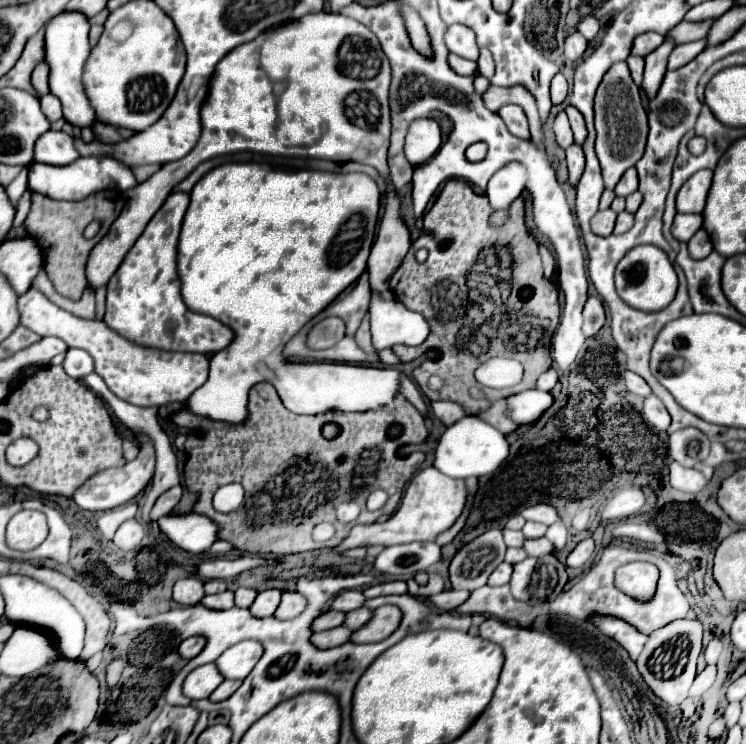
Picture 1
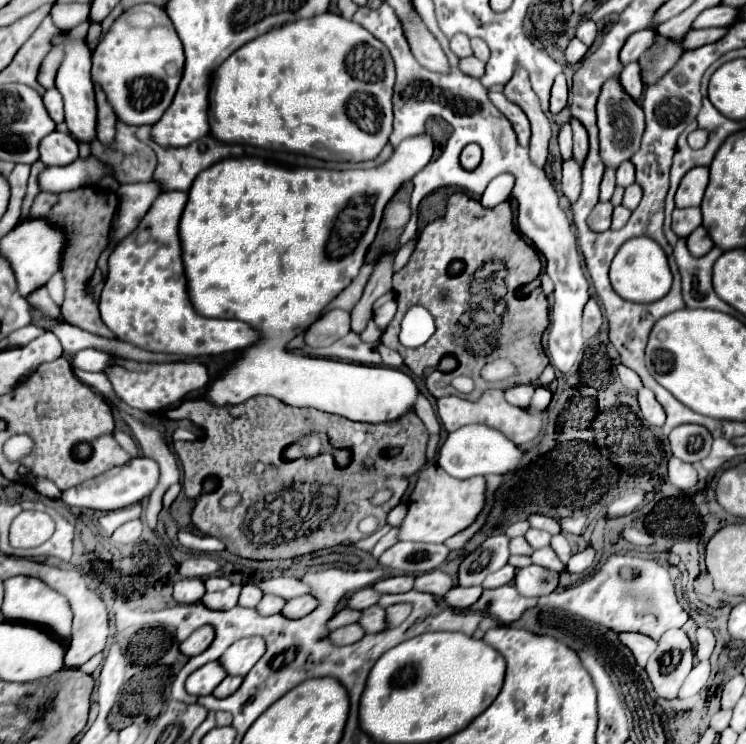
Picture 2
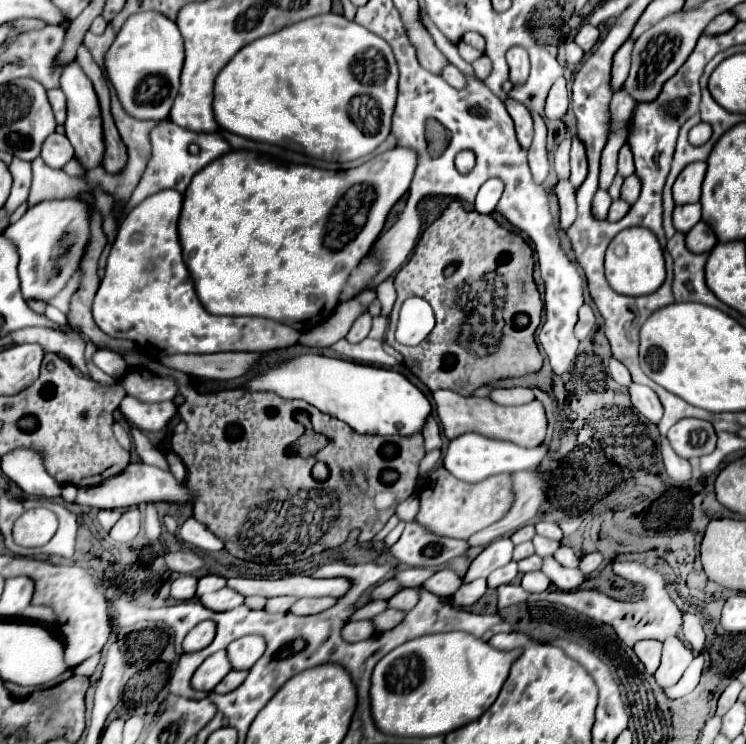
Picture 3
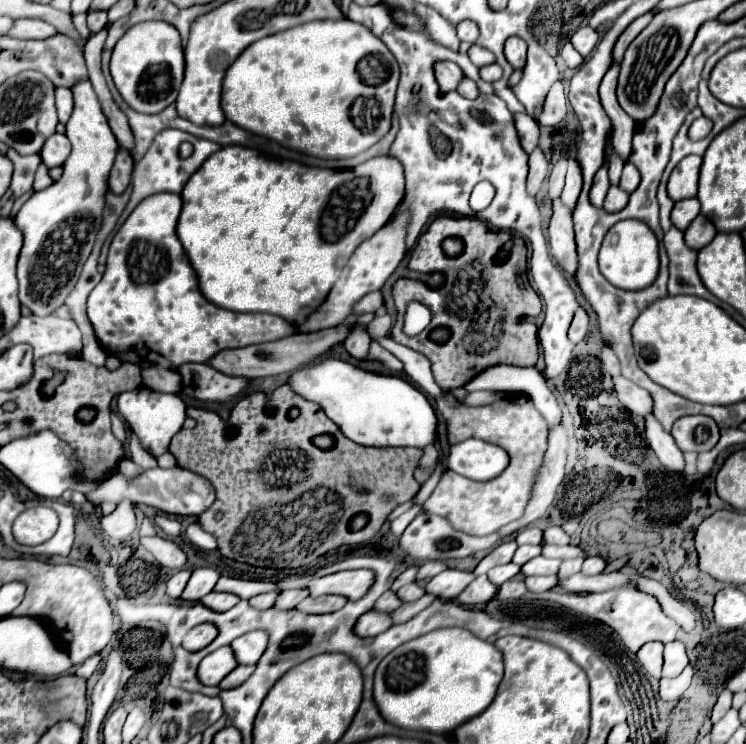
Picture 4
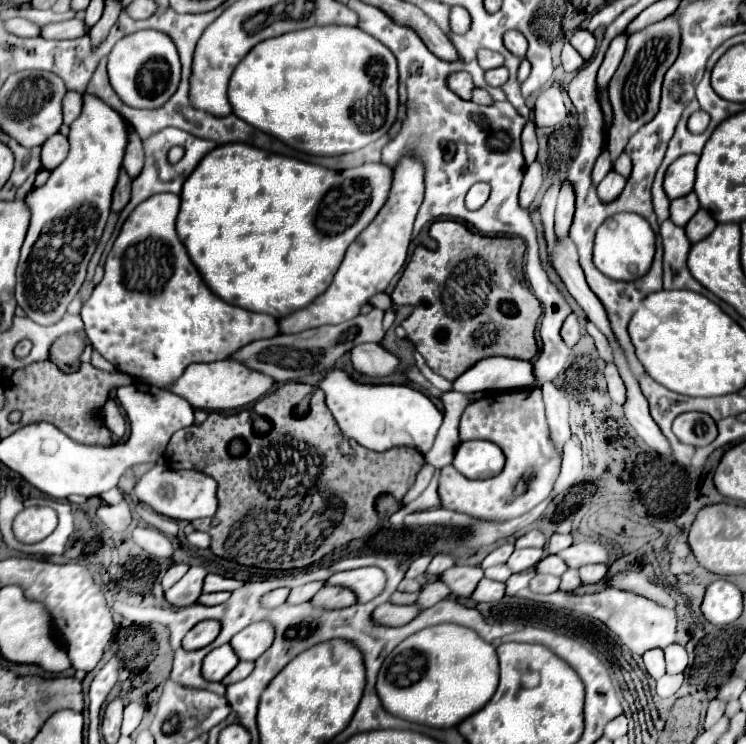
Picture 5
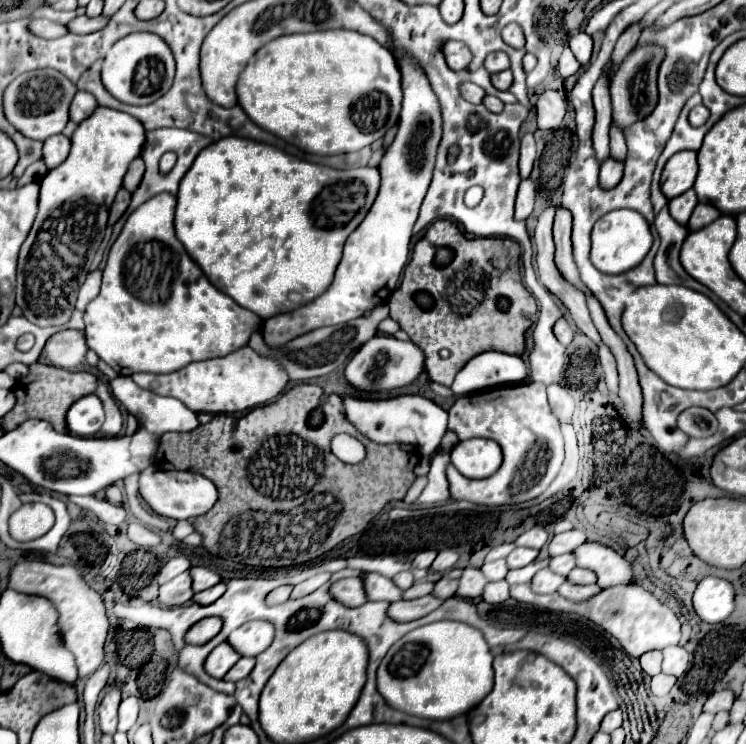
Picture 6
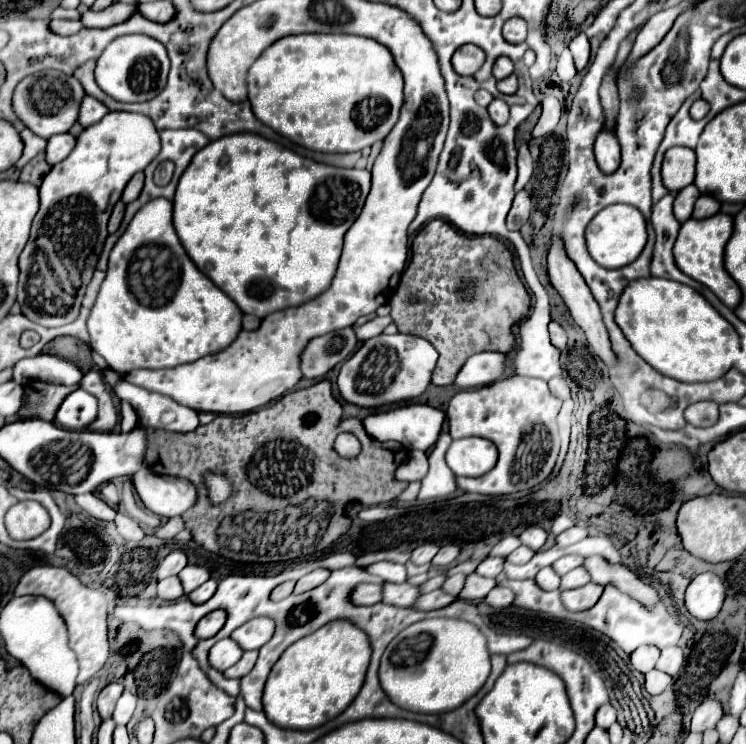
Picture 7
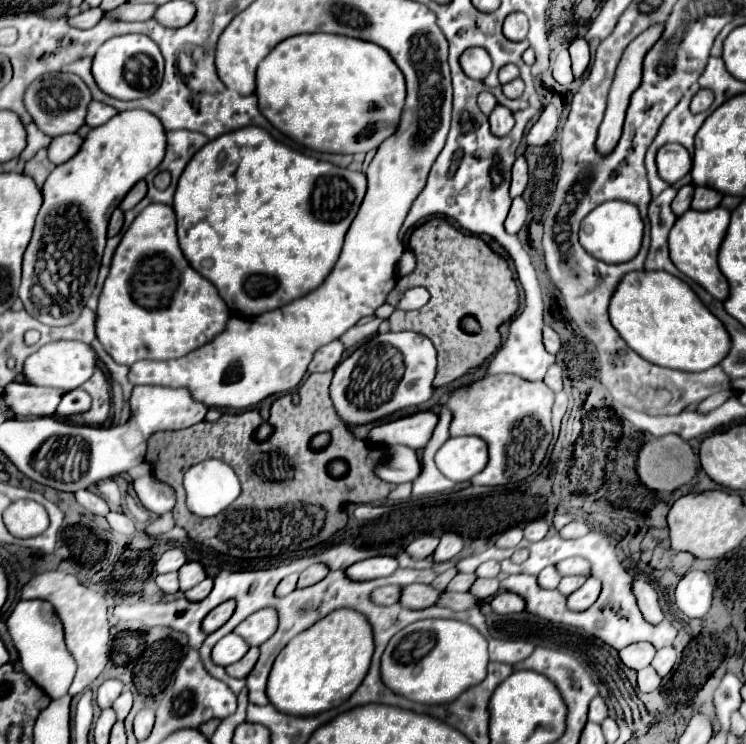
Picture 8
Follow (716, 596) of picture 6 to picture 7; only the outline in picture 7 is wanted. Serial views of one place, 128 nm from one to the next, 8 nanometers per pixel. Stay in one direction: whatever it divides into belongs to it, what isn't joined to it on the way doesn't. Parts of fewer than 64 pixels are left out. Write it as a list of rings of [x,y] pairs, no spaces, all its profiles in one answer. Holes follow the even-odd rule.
[[[712,572],[698,574],[686,588],[686,608],[698,620],[712,620],[726,600],[726,584]]]

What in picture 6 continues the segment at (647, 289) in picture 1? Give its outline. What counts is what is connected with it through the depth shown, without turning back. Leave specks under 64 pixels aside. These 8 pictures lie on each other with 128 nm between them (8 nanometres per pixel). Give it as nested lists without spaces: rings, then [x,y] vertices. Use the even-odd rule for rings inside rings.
[[[626,208],[612,210],[594,224],[590,260],[604,274],[624,274],[636,268],[646,258],[650,248],[652,248],[652,234],[644,216]]]

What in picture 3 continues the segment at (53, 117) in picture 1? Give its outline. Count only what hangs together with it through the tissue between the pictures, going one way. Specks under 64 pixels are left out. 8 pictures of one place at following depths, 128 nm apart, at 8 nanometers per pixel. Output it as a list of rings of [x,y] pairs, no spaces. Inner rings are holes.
[[[54,88],[54,90],[48,90],[48,100],[52,104],[52,110],[54,110],[54,118],[58,124],[64,124],[66,120],[66,96],[60,88]]]

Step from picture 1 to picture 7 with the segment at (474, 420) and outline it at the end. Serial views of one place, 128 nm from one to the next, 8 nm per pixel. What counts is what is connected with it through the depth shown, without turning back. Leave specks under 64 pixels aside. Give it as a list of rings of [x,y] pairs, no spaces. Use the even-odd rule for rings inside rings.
[[[480,352],[468,358],[458,372],[454,386],[460,390],[480,388],[500,380],[506,374],[506,356],[500,352]],[[462,438],[450,444],[446,462],[456,476],[484,476],[498,462],[498,448],[486,438]]]

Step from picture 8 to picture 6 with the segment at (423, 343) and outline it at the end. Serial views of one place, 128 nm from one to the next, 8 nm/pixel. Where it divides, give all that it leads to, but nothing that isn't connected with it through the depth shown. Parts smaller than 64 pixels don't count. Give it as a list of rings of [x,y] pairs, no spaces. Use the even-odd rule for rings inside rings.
[[[374,336],[352,356],[344,374],[346,374],[346,380],[350,384],[354,384],[358,390],[380,392],[380,390],[392,390],[392,388],[412,384],[422,370],[424,370],[424,354],[414,342],[402,342],[402,340],[396,340],[396,338]],[[380,354],[386,356],[384,366],[378,366],[378,356]]]

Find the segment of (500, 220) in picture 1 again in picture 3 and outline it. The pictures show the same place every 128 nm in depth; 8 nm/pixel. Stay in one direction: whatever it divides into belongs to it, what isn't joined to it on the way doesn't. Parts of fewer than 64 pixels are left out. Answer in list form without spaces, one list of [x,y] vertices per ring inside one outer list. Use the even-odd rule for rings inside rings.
[[[490,178],[488,182],[482,184],[482,188],[480,188],[478,196],[476,196],[474,208],[480,214],[492,214],[494,208],[496,208],[496,204],[502,198],[502,192],[504,192],[504,182],[500,178]]]

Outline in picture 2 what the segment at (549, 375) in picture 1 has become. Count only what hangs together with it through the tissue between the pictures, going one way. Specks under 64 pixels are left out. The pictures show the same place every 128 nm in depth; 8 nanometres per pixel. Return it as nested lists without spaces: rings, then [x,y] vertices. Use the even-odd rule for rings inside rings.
[[[534,384],[510,388],[510,390],[506,390],[506,400],[508,400],[510,404],[514,404],[514,406],[522,406],[522,408],[526,408],[536,388],[538,388],[538,386]]]

